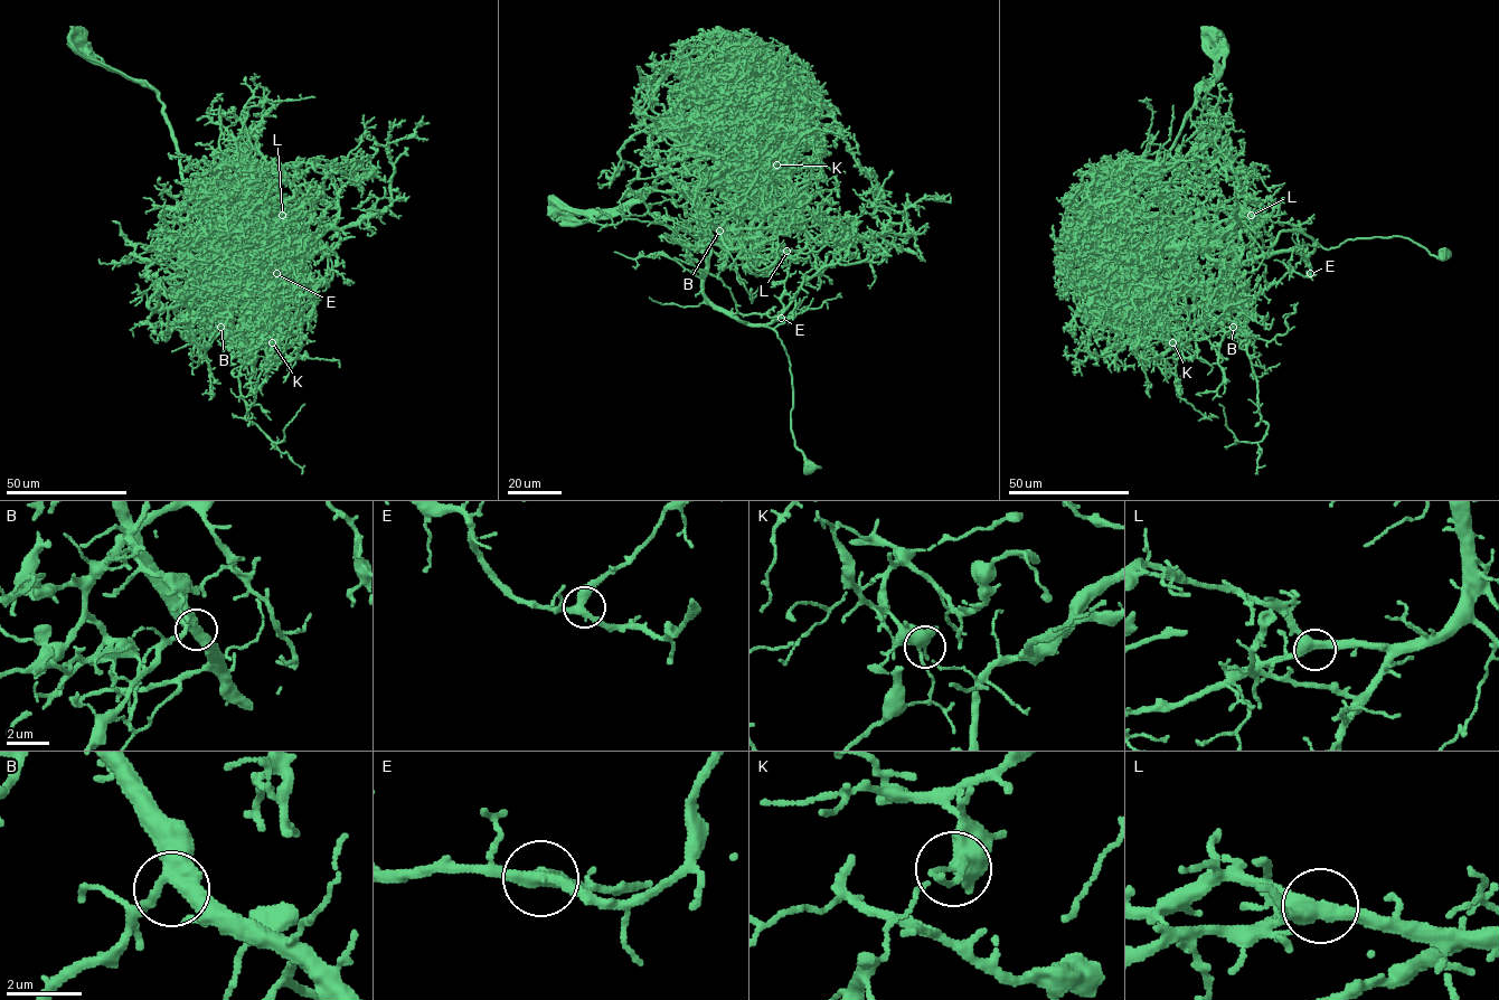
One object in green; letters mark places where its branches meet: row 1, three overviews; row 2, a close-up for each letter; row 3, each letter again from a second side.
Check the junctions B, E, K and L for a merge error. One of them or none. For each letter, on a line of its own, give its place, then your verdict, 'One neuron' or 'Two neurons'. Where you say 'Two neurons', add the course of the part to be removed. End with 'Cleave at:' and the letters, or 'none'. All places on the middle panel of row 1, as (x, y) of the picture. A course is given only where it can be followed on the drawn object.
B: Place: (719, 230). One neuron
E: Place: (781, 318). One neuron
K: Place: (776, 164). Two neurons. Course of the part to remove: (776, 163), (759, 226), (705, 234), (703, 294), (776, 332), (789, 360), (794, 444), (821, 468)
L: Place: (786, 251). One neuron
Cleave at: K

